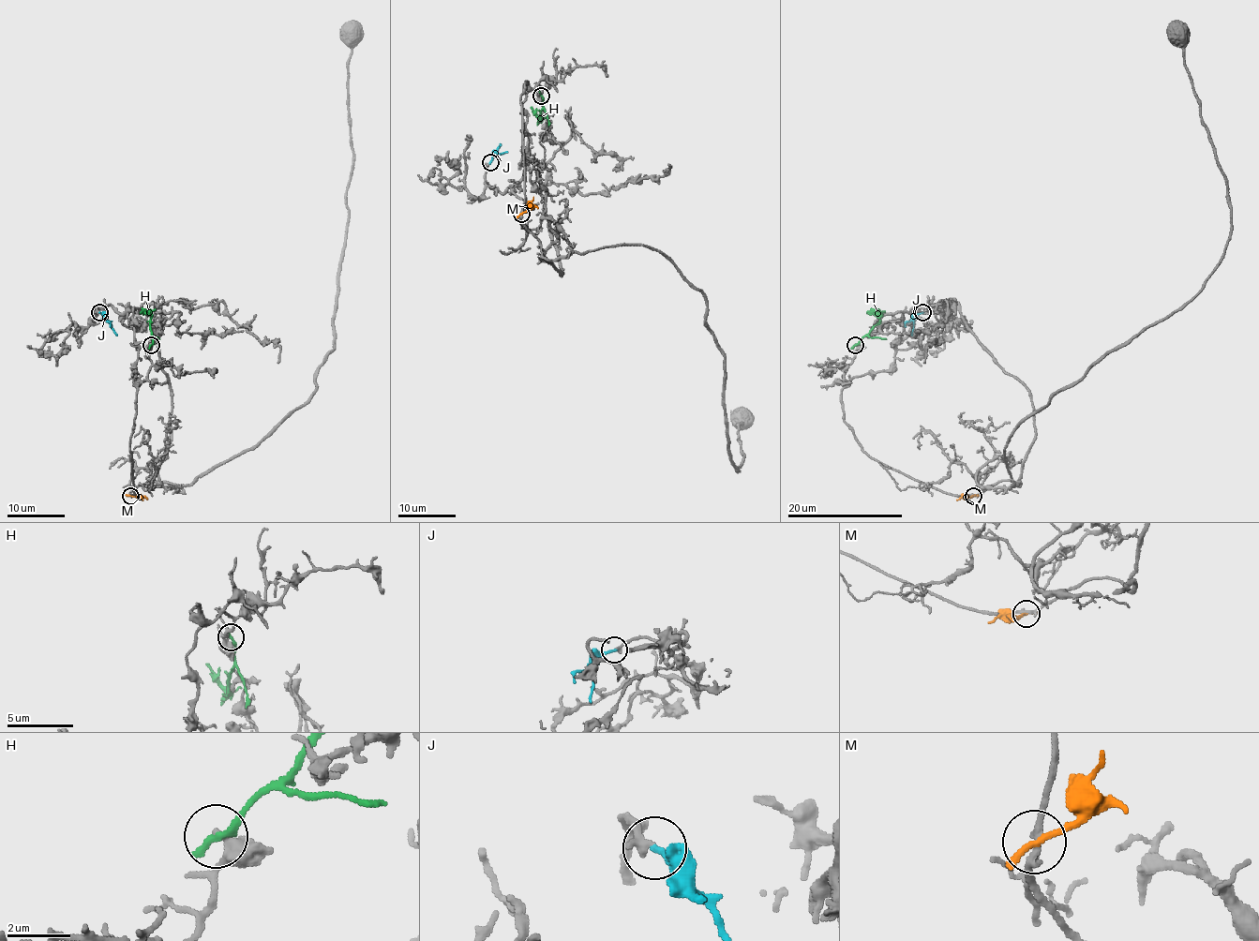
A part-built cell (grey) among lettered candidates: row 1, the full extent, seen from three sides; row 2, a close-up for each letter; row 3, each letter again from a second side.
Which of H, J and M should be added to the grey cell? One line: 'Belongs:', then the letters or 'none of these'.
Belongs: J

